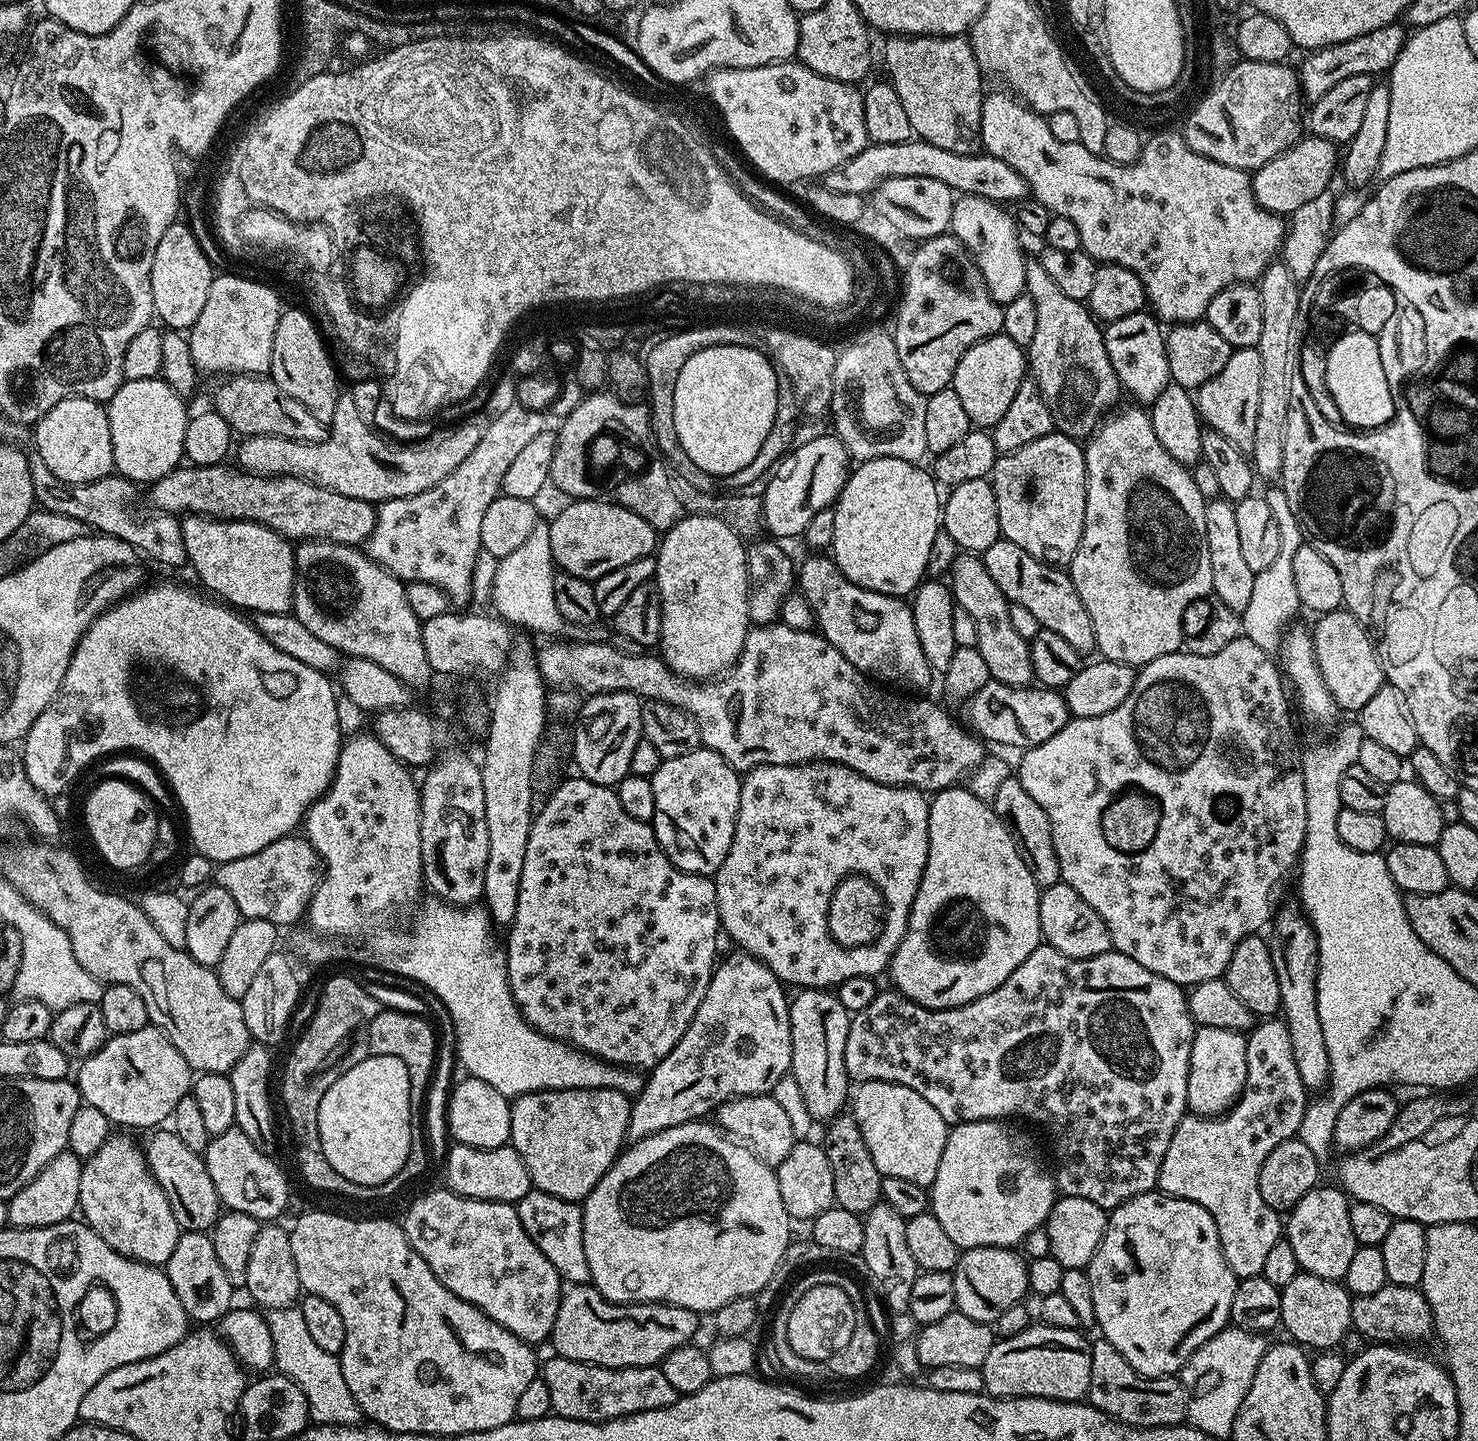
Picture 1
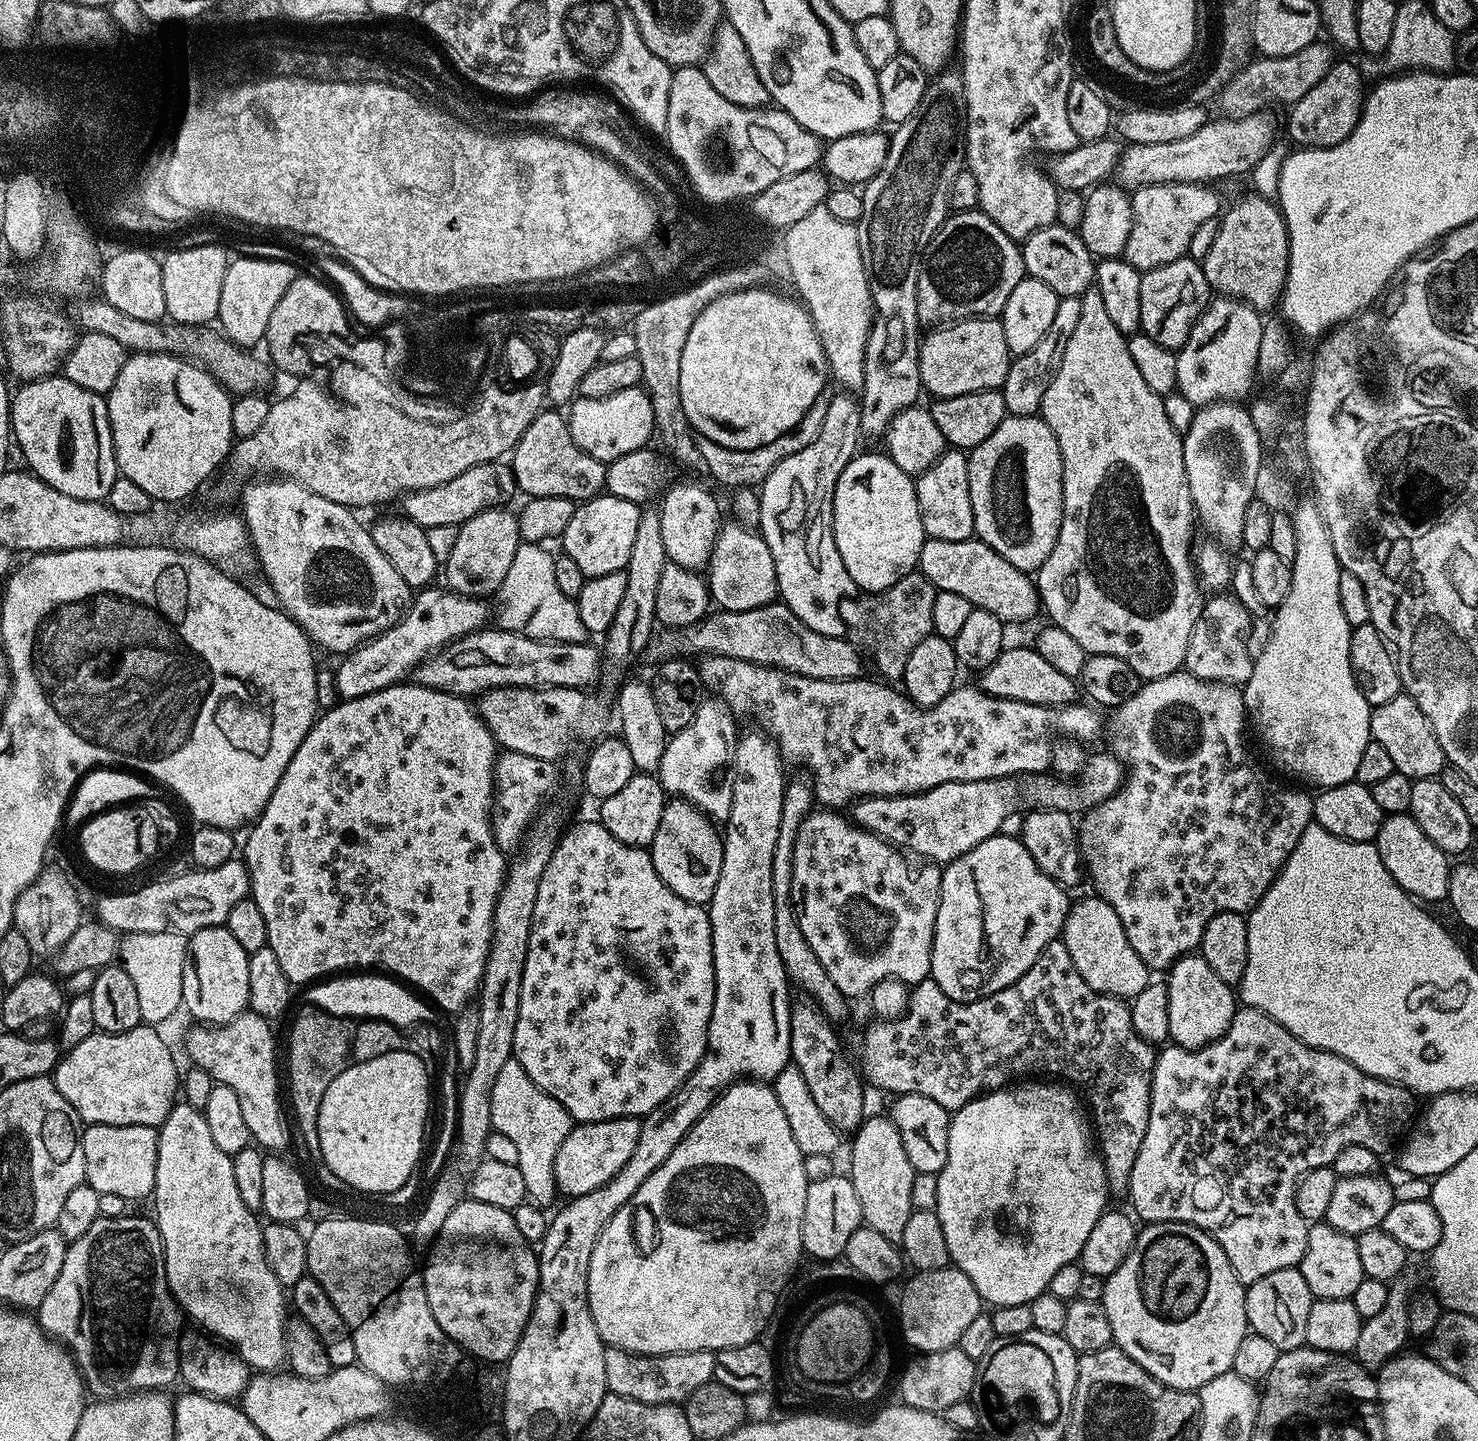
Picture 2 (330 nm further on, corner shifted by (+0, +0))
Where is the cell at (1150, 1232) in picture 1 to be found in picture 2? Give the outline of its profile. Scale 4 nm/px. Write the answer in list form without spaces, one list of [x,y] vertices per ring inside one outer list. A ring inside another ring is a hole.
[[[1144,1224],[1137,1231],[1136,1245],[1126,1254],[1126,1262],[1114,1270],[1104,1281],[1103,1305],[1106,1310],[1106,1318],[1110,1318],[1110,1330],[1115,1347],[1121,1348],[1126,1355],[1134,1358],[1138,1366],[1142,1366],[1154,1379],[1160,1380],[1166,1386],[1177,1388],[1183,1392],[1195,1392],[1210,1378],[1218,1378],[1222,1374],[1232,1371],[1234,1354],[1238,1351],[1238,1345],[1242,1343],[1242,1338],[1249,1335],[1250,1329],[1246,1318],[1246,1306],[1244,1305],[1244,1294],[1246,1288],[1241,1284],[1239,1278],[1234,1274],[1226,1254],[1211,1236],[1201,1231],[1200,1228],[1193,1227],[1192,1224]]]

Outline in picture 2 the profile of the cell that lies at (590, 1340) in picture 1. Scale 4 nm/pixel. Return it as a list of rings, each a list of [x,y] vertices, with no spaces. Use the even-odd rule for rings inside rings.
[[[606,1347],[605,1364],[608,1392],[646,1404],[683,1405],[698,1386],[709,1383],[716,1375],[716,1353],[706,1350],[675,1352],[665,1356],[635,1356],[632,1352]]]

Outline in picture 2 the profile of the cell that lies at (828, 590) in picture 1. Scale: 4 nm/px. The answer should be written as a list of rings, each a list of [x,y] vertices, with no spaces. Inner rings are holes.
[[[840,390],[830,402],[827,401],[825,418],[817,437],[808,446],[797,453],[790,454],[770,470],[770,474],[759,485],[760,494],[760,527],[758,529],[764,541],[768,543],[770,558],[774,558],[776,571],[776,587],[779,599],[810,630],[818,630],[818,634],[827,636],[844,636],[846,629],[842,622],[840,604],[849,599],[857,591],[857,586],[850,578],[846,566],[842,562],[842,554],[838,554],[838,546],[832,533],[832,503],[834,490],[842,470],[857,455],[856,448],[862,441],[861,408],[859,397],[848,390]]]

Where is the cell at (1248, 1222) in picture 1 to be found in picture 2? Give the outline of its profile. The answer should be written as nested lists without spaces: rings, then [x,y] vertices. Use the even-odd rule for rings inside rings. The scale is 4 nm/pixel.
[[[1241,1007],[1234,1014],[1232,1025],[1222,1033],[1216,1040],[1202,1046],[1201,1048],[1181,1048],[1179,1046],[1164,1046],[1159,1049],[1155,1064],[1152,1065],[1152,1097],[1148,1102],[1148,1125],[1146,1126],[1142,1144],[1138,1146],[1137,1157],[1134,1158],[1133,1169],[1130,1170],[1130,1180],[1128,1182],[1128,1191],[1126,1193],[1127,1199],[1132,1199],[1131,1211],[1144,1224],[1192,1224],[1195,1228],[1200,1228],[1201,1231],[1211,1236],[1216,1244],[1222,1248],[1226,1254],[1226,1258],[1230,1262],[1230,1266],[1234,1270],[1234,1274],[1239,1278],[1241,1284],[1247,1286],[1258,1282],[1258,1278],[1266,1278],[1266,1274],[1274,1274],[1274,1270],[1286,1270],[1287,1268],[1294,1268],[1299,1265],[1302,1257],[1306,1254],[1306,1242],[1308,1241],[1308,1230],[1310,1227],[1309,1221],[1302,1218],[1302,1214],[1298,1214],[1298,1206],[1296,1205],[1296,1186],[1300,1182],[1301,1176],[1306,1172],[1310,1172],[1315,1168],[1326,1168],[1332,1165],[1338,1158],[1338,1154],[1359,1144],[1364,1147],[1371,1147],[1373,1151],[1378,1154],[1383,1154],[1388,1147],[1396,1140],[1396,1132],[1400,1131],[1404,1123],[1408,1120],[1408,1099],[1409,1093],[1399,1085],[1389,1084],[1383,1080],[1374,1080],[1371,1076],[1364,1075],[1353,1064],[1346,1062],[1342,1057],[1333,1055],[1332,1052],[1319,1052],[1316,1048],[1307,1048],[1301,1040],[1294,1038],[1292,1034],[1286,1031],[1281,1024],[1271,1020],[1266,1016],[1254,1010],[1253,1008]]]

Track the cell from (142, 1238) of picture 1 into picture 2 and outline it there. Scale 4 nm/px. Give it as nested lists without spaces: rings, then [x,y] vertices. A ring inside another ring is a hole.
[[[107,1216],[96,1220],[82,1238],[67,1245],[62,1270],[58,1270],[54,1286],[50,1286],[38,1309],[41,1332],[67,1349],[85,1389],[91,1395],[93,1392],[96,1400],[164,1390],[167,1384],[177,1383],[180,1375],[182,1313],[166,1282],[160,1231],[149,1217]]]

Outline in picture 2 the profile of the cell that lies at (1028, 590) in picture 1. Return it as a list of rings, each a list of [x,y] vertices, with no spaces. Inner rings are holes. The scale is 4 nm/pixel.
[[[978,538],[963,540],[962,542],[925,539],[920,551],[918,570],[937,590],[950,594],[962,594],[962,598],[967,598],[972,603],[973,608],[990,610],[990,614],[994,614],[998,619],[1005,622],[1026,620],[1035,614],[1036,608],[1038,612],[1041,607],[1040,593],[1036,591],[1033,577],[1029,573],[1010,566],[1010,562],[1006,562],[1006,558],[1002,558],[1002,554],[998,554]]]

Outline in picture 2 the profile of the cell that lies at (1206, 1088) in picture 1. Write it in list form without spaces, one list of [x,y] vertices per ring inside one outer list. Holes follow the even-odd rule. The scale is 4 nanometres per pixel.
[[[1199,954],[1181,956],[1172,962],[1166,972],[1168,985],[1168,1013],[1170,1014],[1170,1030],[1168,1031],[1171,1043],[1181,1048],[1201,1048],[1219,1038],[1232,1025],[1234,1014],[1238,1011],[1238,996],[1233,985],[1222,982],[1214,970],[1210,970],[1210,962],[1206,962]]]

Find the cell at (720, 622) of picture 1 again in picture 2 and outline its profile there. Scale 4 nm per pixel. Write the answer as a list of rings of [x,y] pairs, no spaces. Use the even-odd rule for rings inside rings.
[[[676,484],[664,496],[664,501],[658,504],[662,518],[662,543],[666,546],[669,561],[683,568],[703,569],[712,557],[712,547],[716,536],[720,533],[722,517],[716,500],[700,484]]]

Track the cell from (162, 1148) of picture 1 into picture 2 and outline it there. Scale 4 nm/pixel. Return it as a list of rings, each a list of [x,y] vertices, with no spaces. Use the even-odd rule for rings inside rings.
[[[89,1124],[83,1129],[80,1136],[80,1149],[84,1159],[84,1179],[93,1188],[99,1192],[101,1197],[117,1196],[120,1200],[140,1200],[143,1196],[151,1197],[156,1191],[156,1159],[158,1158],[158,1142],[156,1141],[158,1132],[156,1128],[147,1128],[146,1126],[106,1126],[105,1124]]]

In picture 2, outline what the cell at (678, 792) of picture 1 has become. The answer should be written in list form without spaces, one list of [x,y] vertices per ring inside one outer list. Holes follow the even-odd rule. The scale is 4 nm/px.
[[[672,798],[667,801],[662,810],[662,822],[658,822],[658,834],[654,834],[650,845],[654,870],[682,898],[686,898],[695,904],[707,905],[714,894],[714,886],[718,886],[718,878],[722,870],[722,858],[724,857],[724,844],[721,833],[716,832],[717,825],[709,820],[699,809],[692,804],[679,798]]]

